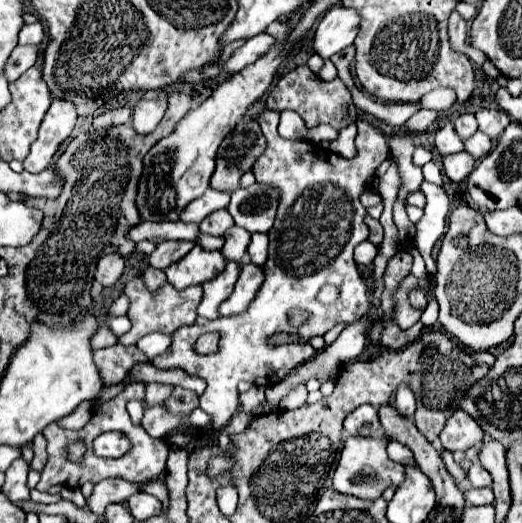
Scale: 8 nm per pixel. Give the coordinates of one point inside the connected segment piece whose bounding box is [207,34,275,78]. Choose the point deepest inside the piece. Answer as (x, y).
(254, 48)

